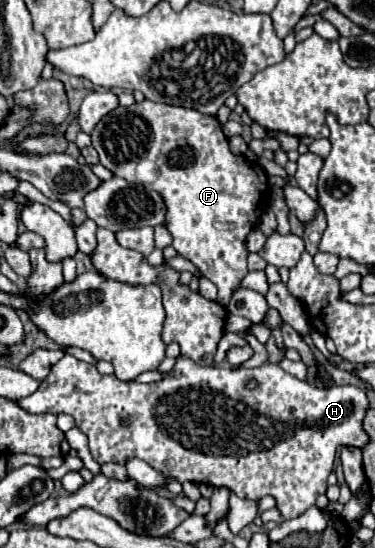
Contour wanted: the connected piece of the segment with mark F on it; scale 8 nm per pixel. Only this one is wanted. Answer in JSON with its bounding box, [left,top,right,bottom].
[92,100,270,306]

